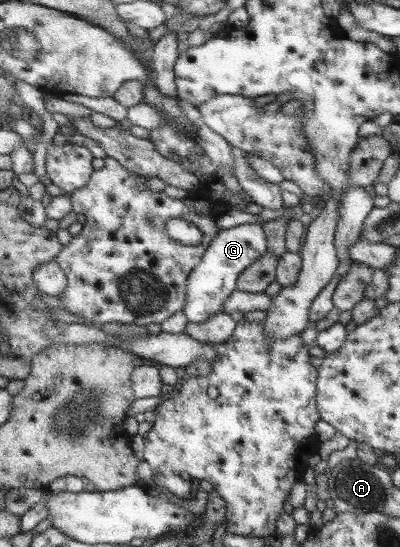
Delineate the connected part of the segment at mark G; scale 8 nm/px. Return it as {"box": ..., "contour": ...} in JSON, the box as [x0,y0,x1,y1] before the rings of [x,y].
{"box":[182,223,267,322],"contour":[[[245,223],[221,229],[206,249],[201,264],[193,269],[187,282],[187,301],[182,311],[189,322],[204,322],[218,311],[222,311],[223,300],[236,289],[236,281],[240,274],[266,253],[267,236],[262,225]]]}

